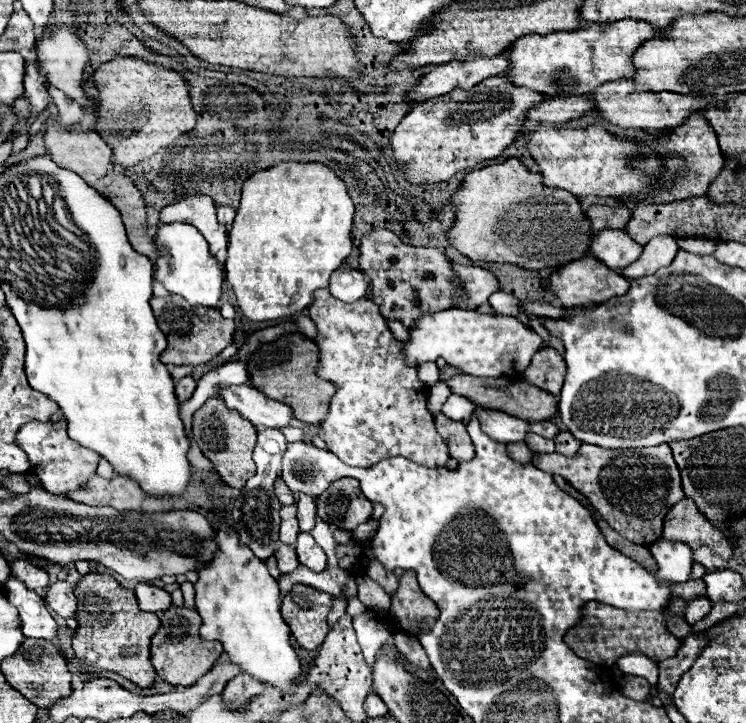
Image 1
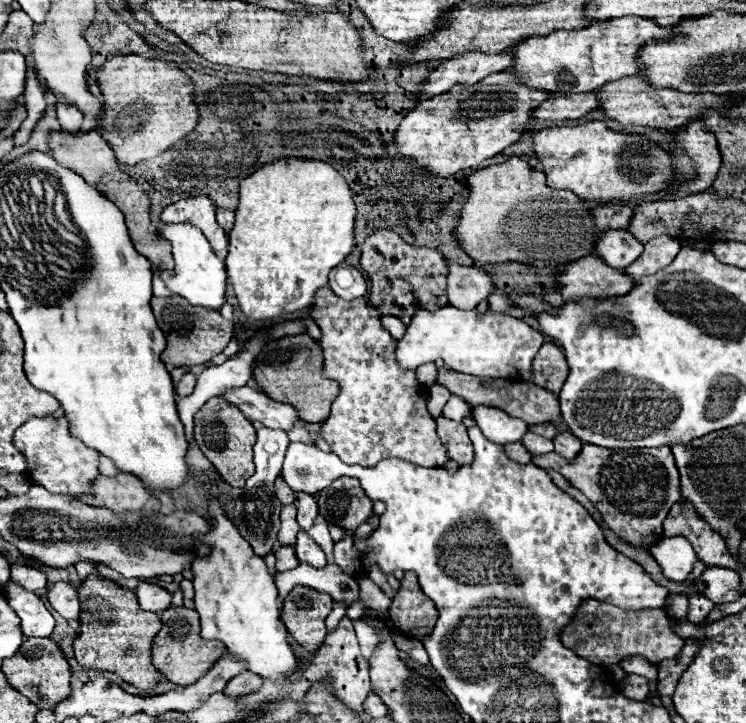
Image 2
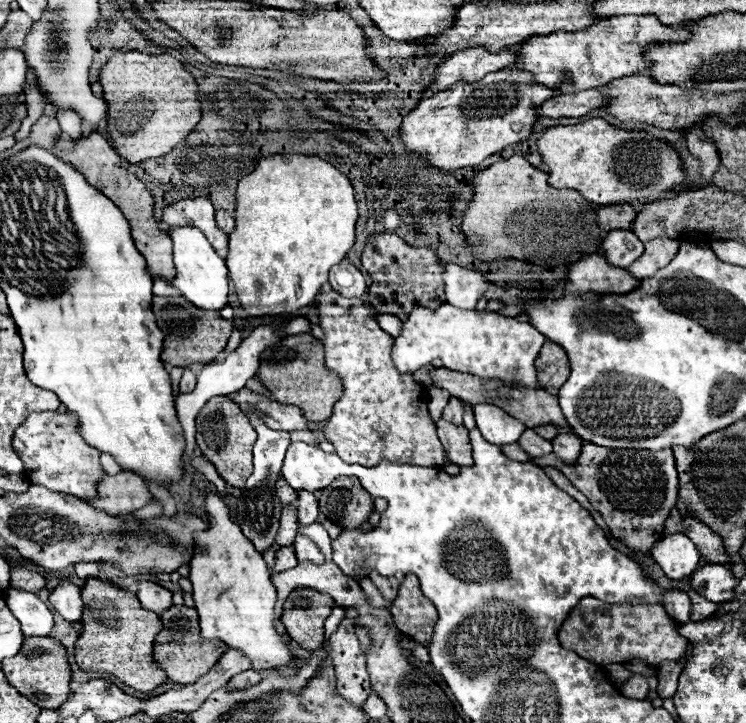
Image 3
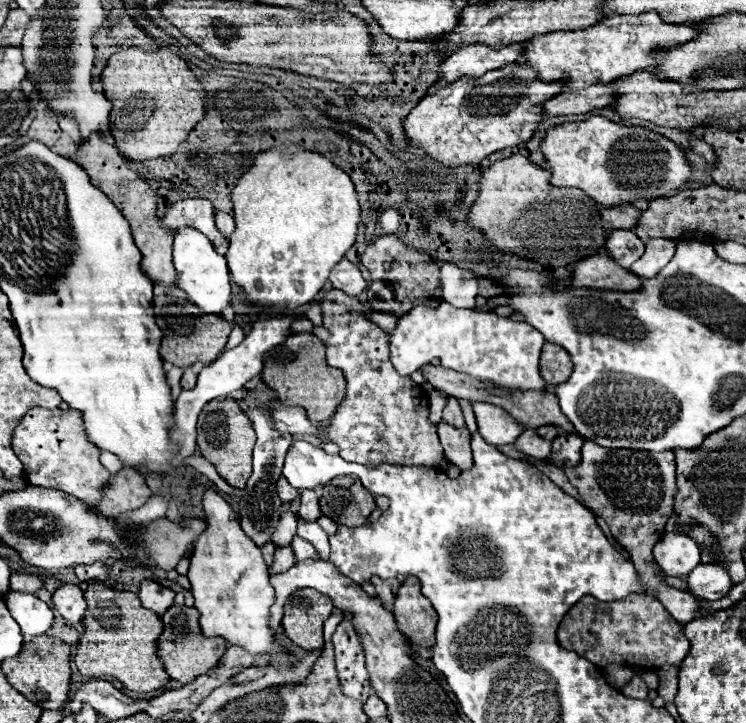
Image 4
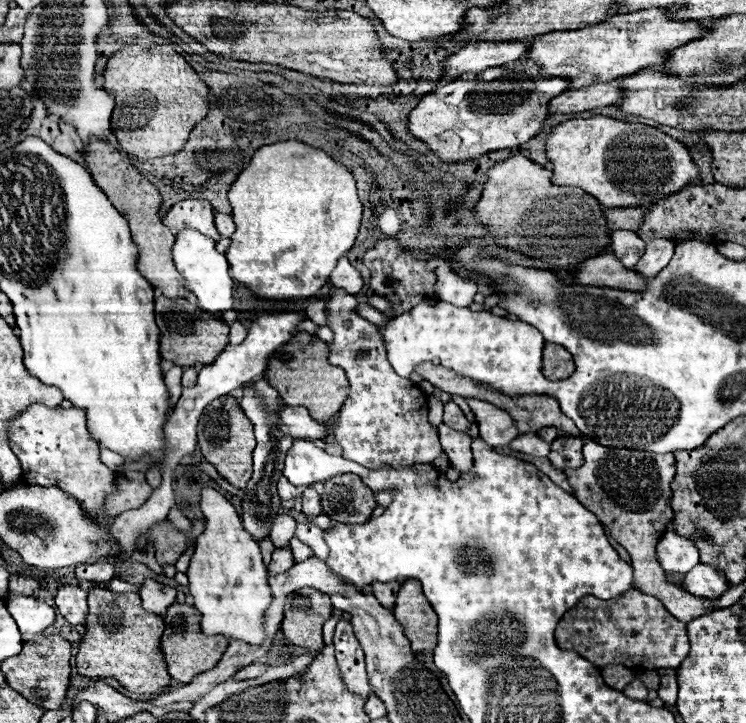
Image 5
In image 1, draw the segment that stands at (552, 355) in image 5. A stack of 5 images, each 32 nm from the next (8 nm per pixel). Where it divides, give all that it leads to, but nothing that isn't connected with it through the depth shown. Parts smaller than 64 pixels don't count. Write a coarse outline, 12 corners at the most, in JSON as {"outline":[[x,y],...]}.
{"outline":[[544,346],[524,380],[556,396],[566,376],[564,356]]}

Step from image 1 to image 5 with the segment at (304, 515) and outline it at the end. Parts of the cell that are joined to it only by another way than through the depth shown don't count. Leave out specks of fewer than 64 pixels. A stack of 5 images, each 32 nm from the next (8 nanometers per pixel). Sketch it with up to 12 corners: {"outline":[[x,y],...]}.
{"outline":[[306,488],[302,494],[302,512],[318,516],[320,494],[316,488]]}

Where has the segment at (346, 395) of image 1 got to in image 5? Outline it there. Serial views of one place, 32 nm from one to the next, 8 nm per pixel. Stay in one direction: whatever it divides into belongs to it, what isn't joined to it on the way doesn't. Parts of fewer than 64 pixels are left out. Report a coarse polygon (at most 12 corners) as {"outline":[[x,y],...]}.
{"outline":[[342,288],[326,300],[330,362],[350,396],[330,430],[372,470],[432,464],[428,396],[388,364]]}

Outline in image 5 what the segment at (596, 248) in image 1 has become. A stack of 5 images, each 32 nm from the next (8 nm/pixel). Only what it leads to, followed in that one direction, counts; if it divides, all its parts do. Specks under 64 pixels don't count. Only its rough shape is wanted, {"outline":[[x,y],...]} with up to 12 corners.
{"outline":[[630,230],[612,232],[612,252],[626,268],[644,254],[644,242]]}

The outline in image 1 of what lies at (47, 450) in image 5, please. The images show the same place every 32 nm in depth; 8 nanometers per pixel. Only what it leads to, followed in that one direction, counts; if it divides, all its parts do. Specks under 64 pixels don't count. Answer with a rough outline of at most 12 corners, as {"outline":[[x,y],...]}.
{"outline":[[32,420],[16,442],[30,474],[54,494],[80,490],[100,454],[66,420]]}

